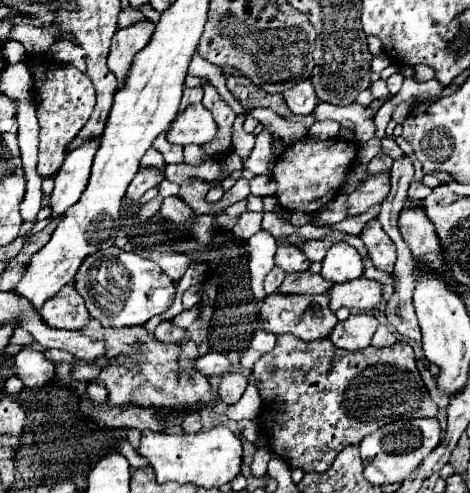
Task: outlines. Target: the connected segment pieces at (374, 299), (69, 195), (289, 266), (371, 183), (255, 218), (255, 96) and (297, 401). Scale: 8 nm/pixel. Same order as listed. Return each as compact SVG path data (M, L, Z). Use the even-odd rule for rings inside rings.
M366 276L334 284L330 288L330 308L336 312L340 306L356 310L372 310L382 300L382 284Z
M86 142L66 156L64 164L60 166L54 178L54 190L50 194L52 218L64 216L66 210L74 206L76 200L80 200L90 178L90 168L92 168L92 158L96 154L96 148L98 142Z
M280 244L276 250L276 266L284 272L302 272L310 268L310 260L294 244Z
M374 174L366 178L354 192L348 194L346 216L358 216L382 204L390 190L390 174Z
M244 212L236 226L232 228L232 232L240 238L240 240L248 240L252 234L256 234L260 230L260 222L262 222L262 212Z
M230 74L226 78L226 86L246 110L250 110L250 108L270 108L272 112L276 112L282 118L292 116L292 112L288 110L282 94L268 94L268 92L262 92L262 90L256 92L256 84L252 84L246 76Z
M282 334L278 336L274 350L264 354L264 358L256 362L252 372L254 378L260 382L260 396L264 400L260 412L260 428L268 438L270 450L284 458L288 466L302 468L304 472L328 470L338 452L342 452L348 444L360 444L364 436L390 422L404 418L438 416L438 406L430 398L428 388L420 378L420 372L414 362L414 350L408 342L396 342L386 348L368 346L364 350L346 352L332 346L328 338L304 342L292 334Z

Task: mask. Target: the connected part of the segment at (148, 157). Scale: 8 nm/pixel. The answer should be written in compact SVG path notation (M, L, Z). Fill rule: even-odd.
M150 148L146 154L144 154L144 158L142 158L142 166L156 166L156 168L160 168L160 170L164 170L164 158L162 158L162 154L156 150L156 148Z

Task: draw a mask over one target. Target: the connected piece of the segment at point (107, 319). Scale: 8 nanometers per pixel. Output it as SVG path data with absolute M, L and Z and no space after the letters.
M112 248L110 252L104 254L104 270L102 266L80 268L74 276L74 288L84 298L90 316L100 320L102 326L122 328L144 324L152 316L166 312L174 300L176 286L160 266L122 248Z

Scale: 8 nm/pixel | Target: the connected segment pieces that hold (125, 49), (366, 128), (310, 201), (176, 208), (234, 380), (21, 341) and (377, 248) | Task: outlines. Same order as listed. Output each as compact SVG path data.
M144 18L134 22L132 26L118 28L118 32L114 34L112 48L108 54L108 68L120 78L120 82L124 82L124 74L128 72L128 62L132 62L134 54L148 44L152 30L154 22Z
M320 102L320 106L316 106L314 110L316 120L336 120L346 128L352 128L356 134L356 140L360 144L370 142L376 136L376 126L374 126L374 118L372 118L372 110L360 104L352 104L352 106L334 106L334 104L324 104Z
M304 138L290 144L284 150L284 154L276 160L272 172L272 180L276 182L274 198L288 212L296 212L296 210L318 212L336 196L346 170L356 160L356 152L358 152L356 144L338 138L330 138L330 140Z
M165 197L160 205L160 214L174 224L183 225L193 212L180 198Z
M230 372L230 374L222 376L222 382L220 382L220 398L226 404L236 404L242 398L246 386L248 386L248 380L242 374Z
M16 328L16 330L14 330L14 334L10 336L8 346L14 346L14 344L18 344L18 346L26 346L26 344L30 344L30 342L32 342L30 334L28 334L24 328Z
M378 218L366 222L362 234L360 234L364 246L368 248L370 260L374 262L374 266L382 272L392 272L394 262L396 262L396 246L390 240L390 236L382 230Z

